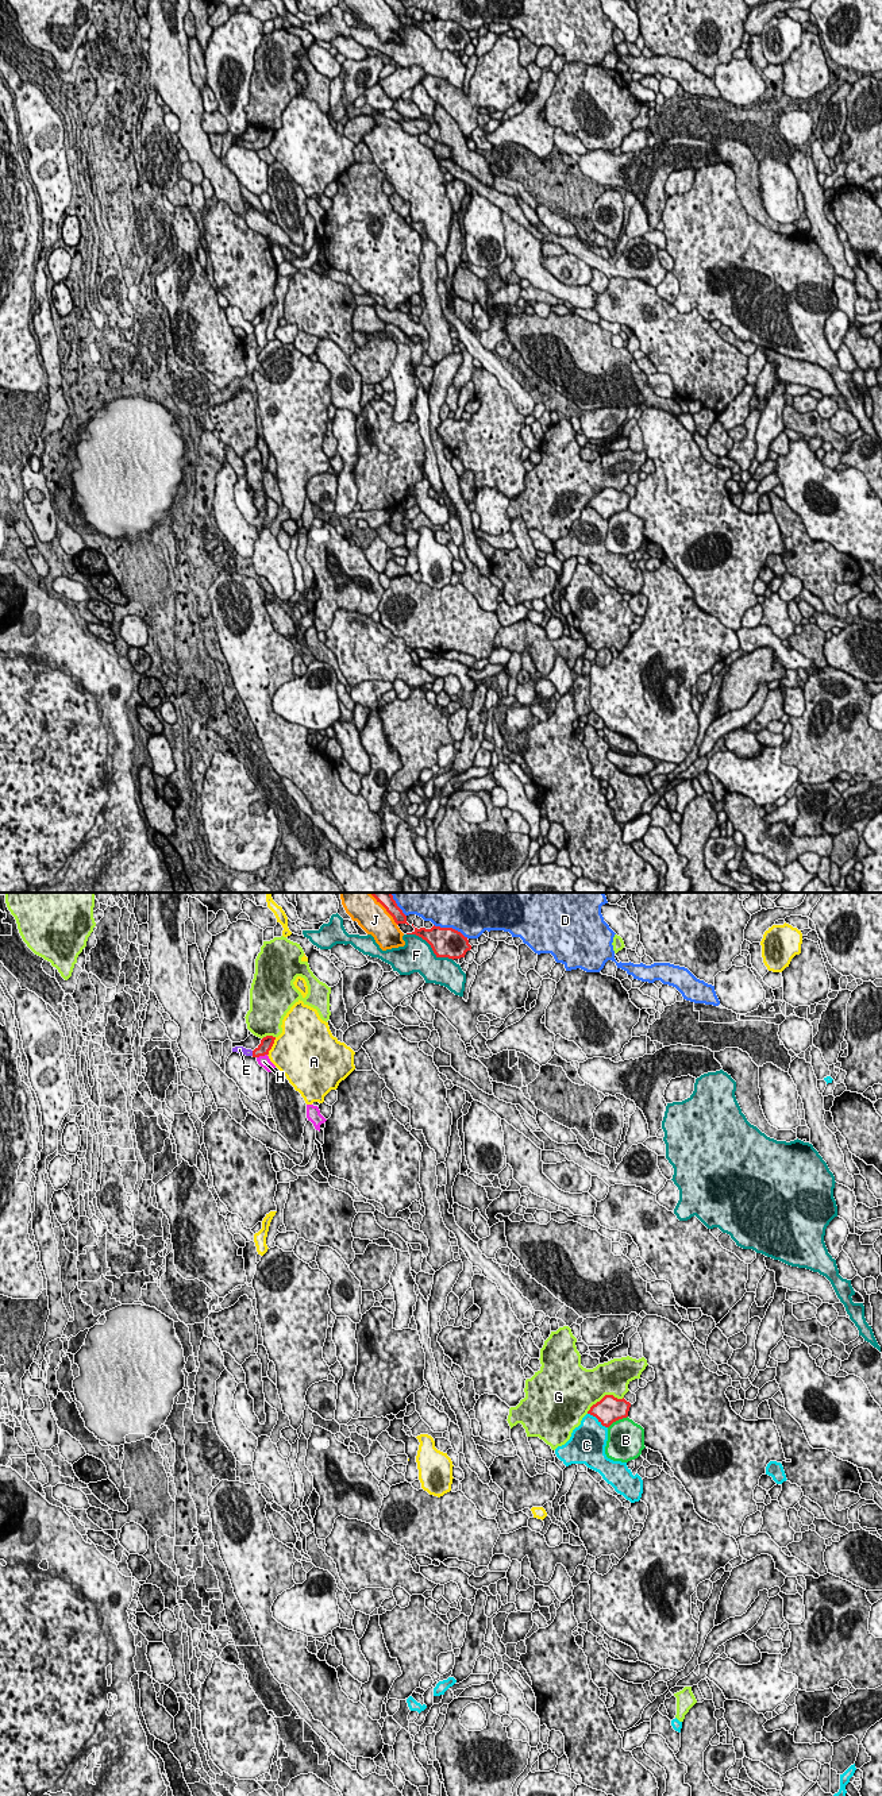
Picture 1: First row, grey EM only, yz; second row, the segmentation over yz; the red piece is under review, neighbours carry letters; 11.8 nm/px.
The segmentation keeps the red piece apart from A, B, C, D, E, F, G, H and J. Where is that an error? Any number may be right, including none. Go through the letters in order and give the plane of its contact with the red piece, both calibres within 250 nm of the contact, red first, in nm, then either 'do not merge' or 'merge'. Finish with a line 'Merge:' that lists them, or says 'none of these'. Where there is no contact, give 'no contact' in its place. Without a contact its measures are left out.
A: yz | 160/480 nm | do not merge
B: yz | 320/440 nm | do not merge
C: yz | 320/400 nm | do not merge
D: yz | 360/500 nm | do not merge
E: yz | 160/90 nm | merge
F: yz | 360/380 nm | do not merge
G: yz | 320/440 nm | do not merge
H: yz | 160/130 nm | do not merge
J: yz | 220/360 nm | do not merge
Merge: E

